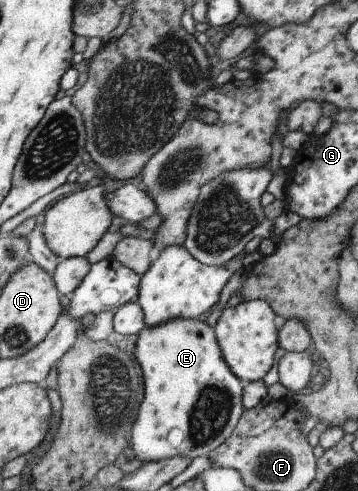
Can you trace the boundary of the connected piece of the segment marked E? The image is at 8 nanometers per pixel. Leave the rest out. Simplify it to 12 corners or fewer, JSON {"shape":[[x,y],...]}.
{"shape":[[213,326],[137,333],[146,463],[207,454],[243,411]]}

